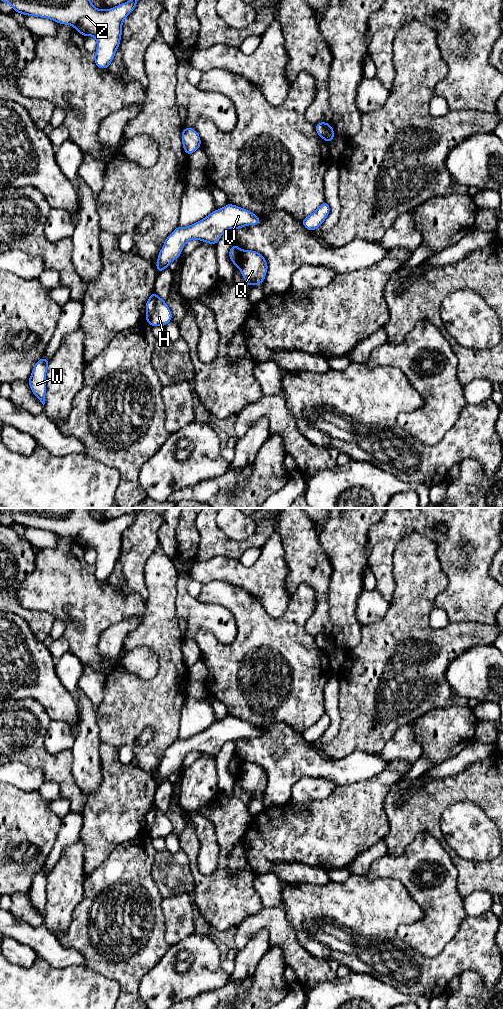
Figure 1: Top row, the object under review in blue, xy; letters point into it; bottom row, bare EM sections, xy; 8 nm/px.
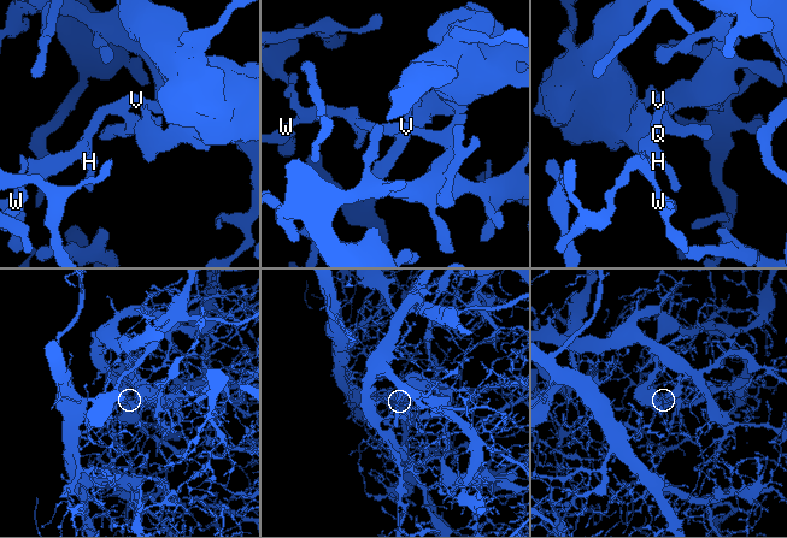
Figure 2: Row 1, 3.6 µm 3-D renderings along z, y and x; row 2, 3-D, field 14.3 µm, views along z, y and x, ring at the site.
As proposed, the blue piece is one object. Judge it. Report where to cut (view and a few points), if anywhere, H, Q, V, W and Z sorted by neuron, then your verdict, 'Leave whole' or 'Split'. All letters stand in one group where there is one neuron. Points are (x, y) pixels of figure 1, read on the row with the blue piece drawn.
Split along xy (242, 251), (237, 266). Groups: H V W Z / Q. Split

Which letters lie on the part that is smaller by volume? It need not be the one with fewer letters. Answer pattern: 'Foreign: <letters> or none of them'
Foreign: Q

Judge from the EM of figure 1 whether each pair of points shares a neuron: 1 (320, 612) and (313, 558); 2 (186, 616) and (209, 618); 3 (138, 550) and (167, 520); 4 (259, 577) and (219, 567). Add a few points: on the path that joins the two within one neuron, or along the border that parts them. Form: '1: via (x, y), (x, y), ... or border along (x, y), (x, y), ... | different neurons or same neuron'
1: via (321, 599), (317, 571) | same neuron
2: via (192, 616), (203, 616) | same neuron
3: border along (162, 518), (158, 530), (159, 543) | different neurons
4: via (249, 577), (240, 576), (229, 570) | same neuron

